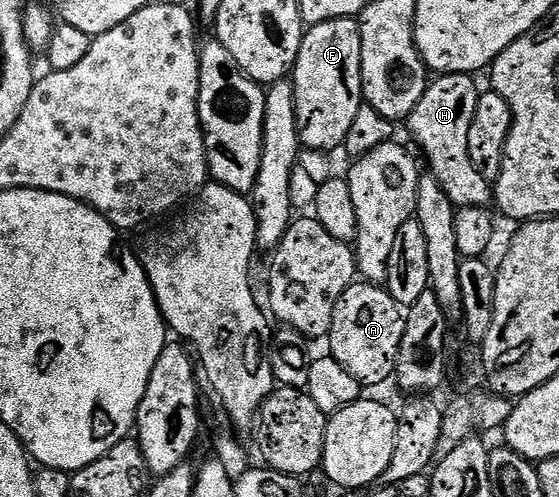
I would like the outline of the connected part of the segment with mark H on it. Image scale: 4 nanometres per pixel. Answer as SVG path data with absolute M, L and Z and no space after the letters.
M469 74L438 75L428 81L425 96L421 96L417 108L413 108L411 117L405 122L431 164L430 173L434 174L441 188L445 188L449 200L456 208L486 207L493 198L492 183L487 182L485 176L473 168L473 160L469 160L469 128L473 124L481 93L481 87L475 81Z

